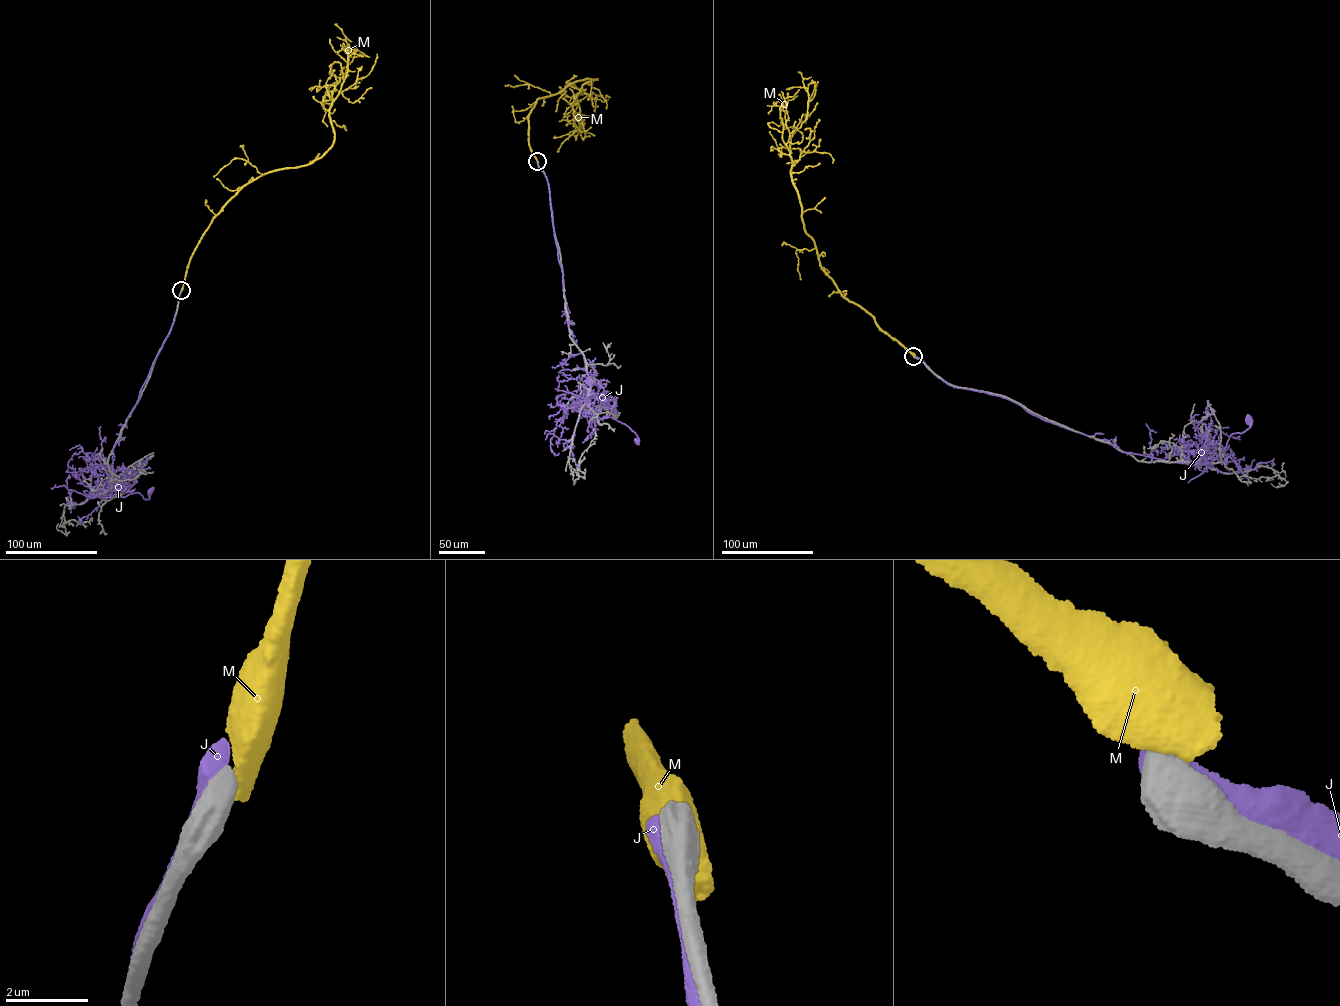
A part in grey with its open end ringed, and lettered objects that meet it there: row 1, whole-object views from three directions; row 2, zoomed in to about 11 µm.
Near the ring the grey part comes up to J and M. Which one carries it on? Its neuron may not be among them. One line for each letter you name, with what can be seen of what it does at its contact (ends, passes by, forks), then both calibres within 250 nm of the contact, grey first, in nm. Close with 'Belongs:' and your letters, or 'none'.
Belongs: none

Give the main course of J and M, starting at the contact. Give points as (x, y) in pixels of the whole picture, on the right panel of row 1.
J: (914, 356), (949, 385), (1010, 400), (1123, 452), (1175, 462), (1209, 462), (1249, 420)
M: (914, 356), (841, 296), (806, 232), (790, 149), (791, 135), (806, 117), (808, 94), (799, 72)

